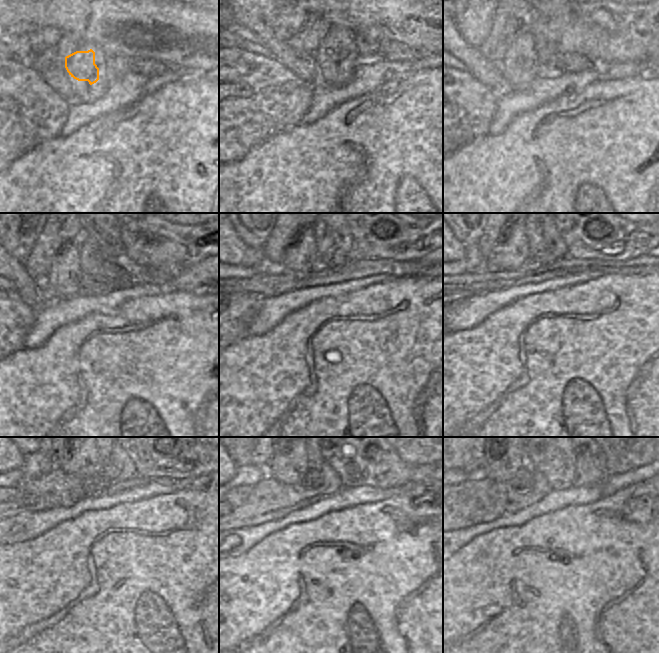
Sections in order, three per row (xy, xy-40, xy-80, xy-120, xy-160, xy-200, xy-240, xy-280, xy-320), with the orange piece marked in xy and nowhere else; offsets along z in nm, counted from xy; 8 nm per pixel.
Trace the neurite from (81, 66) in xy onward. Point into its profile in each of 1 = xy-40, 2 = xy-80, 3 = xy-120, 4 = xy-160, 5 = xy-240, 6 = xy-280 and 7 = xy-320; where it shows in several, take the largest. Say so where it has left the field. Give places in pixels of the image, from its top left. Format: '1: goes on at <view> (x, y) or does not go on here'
1: goes on at xy-40 (299, 63)
2: goes on at xy-80 (520, 65)
3: goes on at xy-120 (64, 281)
4: goes on at xy-160 (296, 262)
5: goes on at xy-240 (73, 463)
6: goes on at xy-280 (289, 462)
7: goes on at xy-320 (503, 457)

